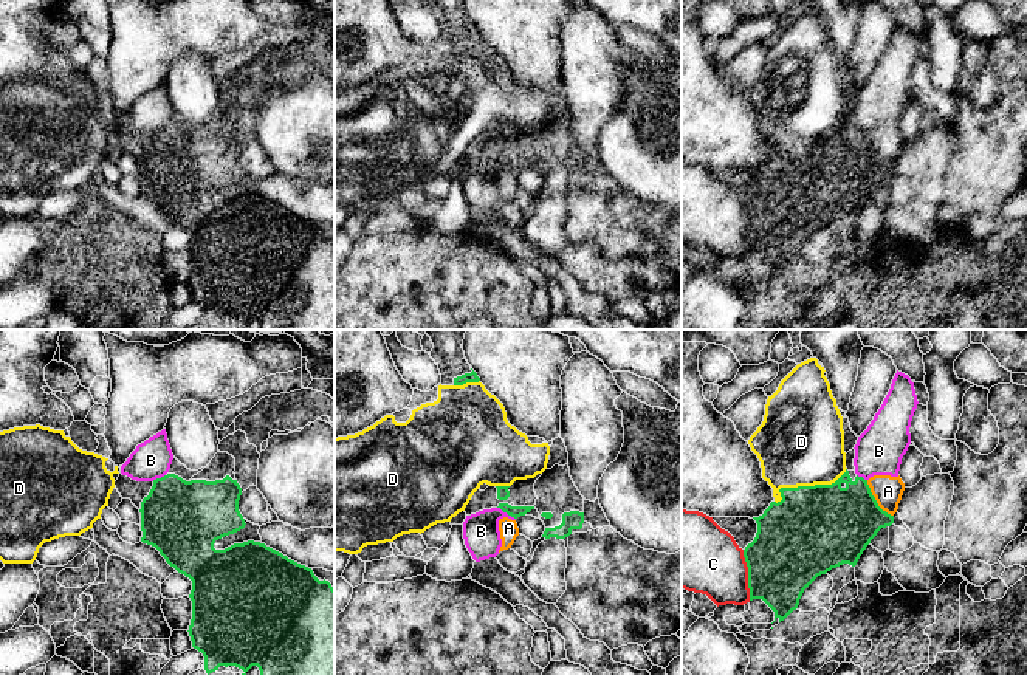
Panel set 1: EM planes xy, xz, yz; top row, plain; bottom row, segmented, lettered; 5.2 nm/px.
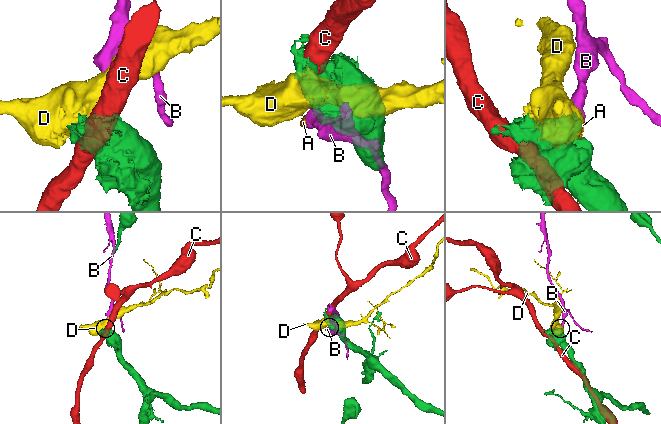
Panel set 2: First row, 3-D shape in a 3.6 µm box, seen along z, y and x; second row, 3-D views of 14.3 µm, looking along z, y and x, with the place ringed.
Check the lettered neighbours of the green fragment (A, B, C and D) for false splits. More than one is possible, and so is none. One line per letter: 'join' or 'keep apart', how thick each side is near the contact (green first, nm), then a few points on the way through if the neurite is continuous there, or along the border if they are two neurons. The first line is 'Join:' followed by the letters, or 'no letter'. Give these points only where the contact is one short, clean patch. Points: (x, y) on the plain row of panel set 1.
Join: no letter
A: keep apart; calibres 400 and 150 nm; border yz (866, 133), (875, 155), (893, 169)
B: keep apart; calibres 60 and 190 nm; border xz (498, 160), (515, 172)
C: keep apart; calibres 380 and 360 nm
D: keep apart; calibres 460 and 440 nm

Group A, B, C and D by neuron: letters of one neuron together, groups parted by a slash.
A B / C / D

